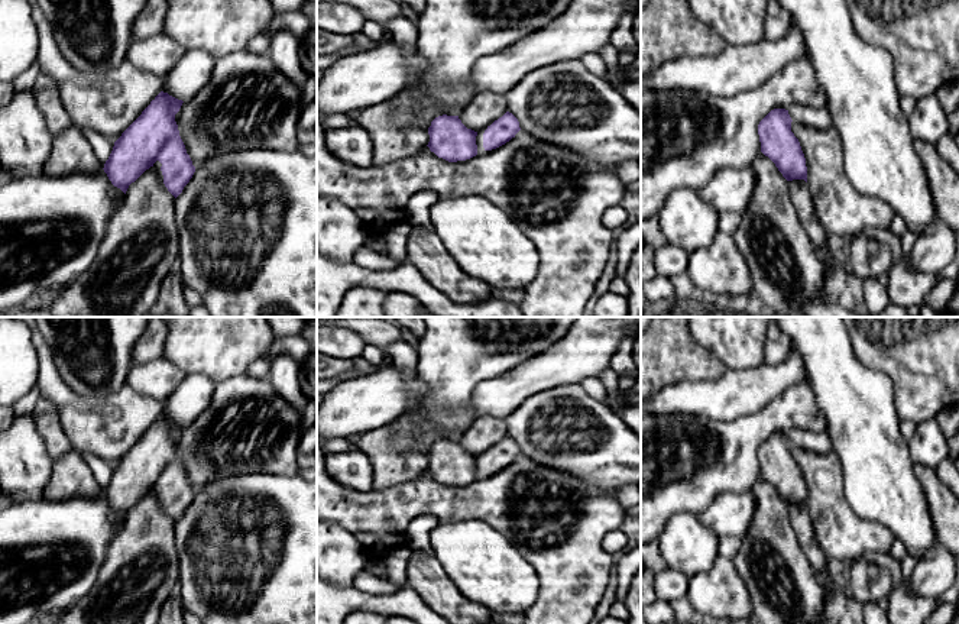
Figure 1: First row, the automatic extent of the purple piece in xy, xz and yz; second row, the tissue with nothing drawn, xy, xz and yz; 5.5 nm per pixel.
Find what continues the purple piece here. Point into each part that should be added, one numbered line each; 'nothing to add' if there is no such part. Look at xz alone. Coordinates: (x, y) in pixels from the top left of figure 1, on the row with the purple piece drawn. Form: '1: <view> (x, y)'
1: xz (479, 139)

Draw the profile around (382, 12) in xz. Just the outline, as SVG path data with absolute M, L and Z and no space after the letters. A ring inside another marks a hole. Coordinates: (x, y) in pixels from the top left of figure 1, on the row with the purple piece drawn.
M328 0L328 1L344 3L356 9L360 9L366 14L367 20L378 22L383 26L385 29L383 41L393 39L388 23L392 19L402 16L401 4L396 0Z

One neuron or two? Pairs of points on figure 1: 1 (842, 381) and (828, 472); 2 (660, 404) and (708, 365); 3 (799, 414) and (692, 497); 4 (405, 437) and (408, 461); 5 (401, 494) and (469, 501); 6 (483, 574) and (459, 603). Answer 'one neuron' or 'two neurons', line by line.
1: two neurons
2: two neurons
3: one neuron
4: two neurons
5: one neuron
6: two neurons

